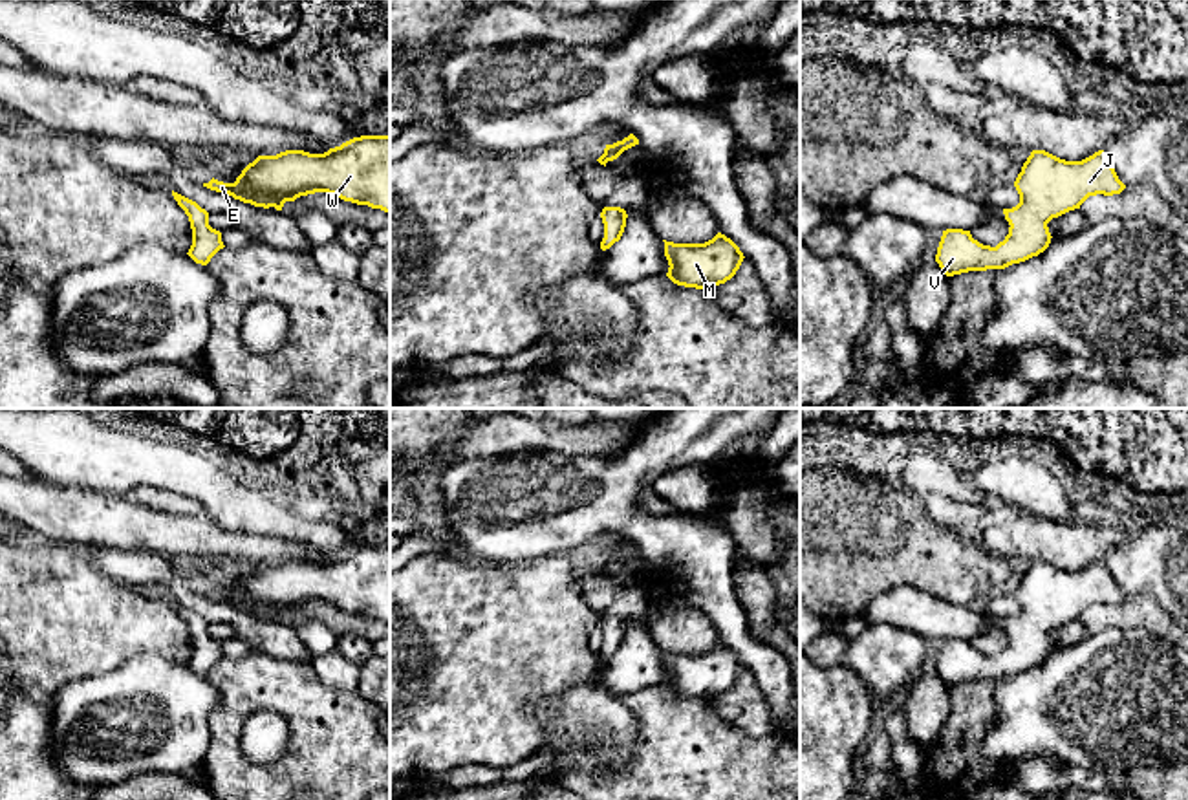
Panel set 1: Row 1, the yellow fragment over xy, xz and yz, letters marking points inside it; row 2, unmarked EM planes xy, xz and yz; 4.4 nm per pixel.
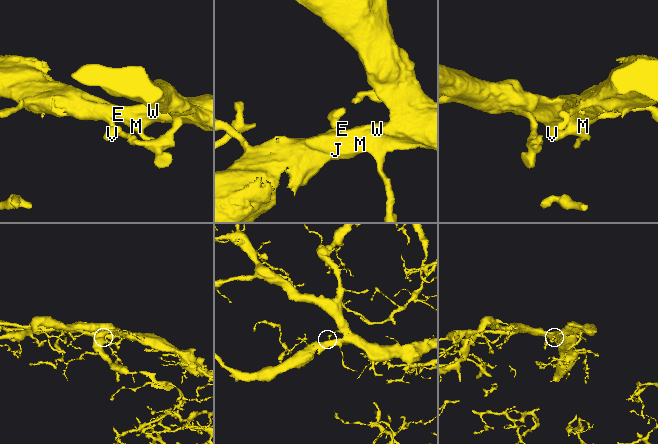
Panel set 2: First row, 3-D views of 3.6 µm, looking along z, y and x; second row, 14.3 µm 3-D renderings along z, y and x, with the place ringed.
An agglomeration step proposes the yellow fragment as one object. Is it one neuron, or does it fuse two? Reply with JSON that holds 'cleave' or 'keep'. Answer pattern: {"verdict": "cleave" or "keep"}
{"verdict": "keep"}

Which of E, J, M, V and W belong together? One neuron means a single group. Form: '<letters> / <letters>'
E J M V W

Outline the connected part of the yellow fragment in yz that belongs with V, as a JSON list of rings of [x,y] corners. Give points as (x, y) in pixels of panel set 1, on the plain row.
[[[1032,560],[1018,584],[1014,597],[1020,613],[1003,619],[1009,644],[996,657],[983,655],[970,641],[943,641],[935,672],[946,686],[1005,679],[1043,663],[1051,654],[1047,633],[1096,604],[1120,604],[1118,589],[1104,560],[1082,571],[1065,571],[1045,560]]]

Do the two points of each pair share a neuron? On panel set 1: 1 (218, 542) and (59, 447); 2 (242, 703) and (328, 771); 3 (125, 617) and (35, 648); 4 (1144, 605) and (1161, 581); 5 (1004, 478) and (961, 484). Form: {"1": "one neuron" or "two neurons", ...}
{"1": "two neurons", "2": "one neuron", "3": "one neuron", "4": "two neurons", "5": "two neurons"}

